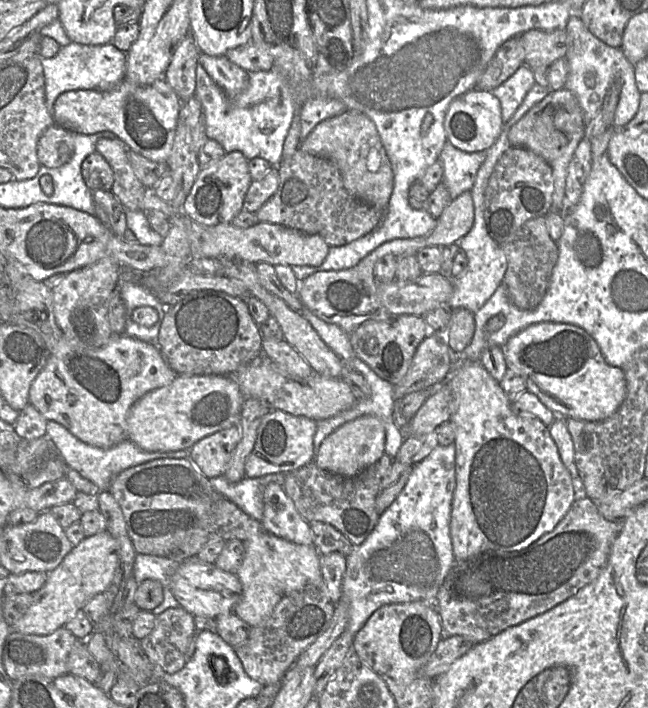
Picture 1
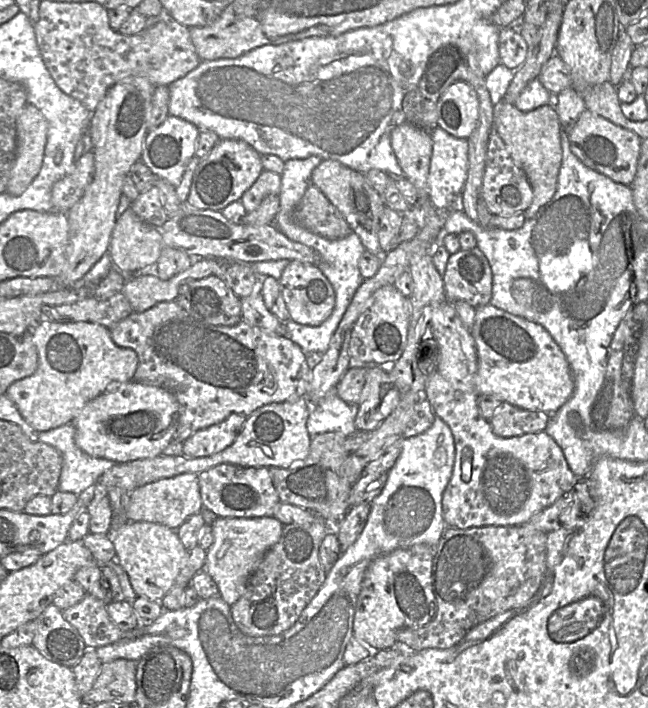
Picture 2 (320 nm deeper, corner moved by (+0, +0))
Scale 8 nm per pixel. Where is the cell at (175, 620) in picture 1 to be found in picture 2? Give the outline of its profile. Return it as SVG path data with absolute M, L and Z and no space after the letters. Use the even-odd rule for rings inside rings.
M90 594L61 612L65 620L77 629L86 648L99 648L136 635L135 631L119 629L110 619L106 603Z

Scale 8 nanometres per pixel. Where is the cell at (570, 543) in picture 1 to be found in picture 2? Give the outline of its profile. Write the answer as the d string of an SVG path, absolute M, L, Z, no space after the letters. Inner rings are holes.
M529 525L518 527L484 526L460 529L447 526L434 547L432 591L437 602L434 618L419 628L403 628L397 640L409 651L427 648L448 649L458 644L476 625L508 610L525 607L536 595L546 573L547 534Z

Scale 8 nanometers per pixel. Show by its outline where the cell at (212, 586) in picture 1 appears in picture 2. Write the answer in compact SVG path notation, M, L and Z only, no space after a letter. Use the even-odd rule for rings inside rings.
M129 521L115 533L109 533L109 538L115 547L116 561L127 572L137 597L161 601L188 562L189 550L181 543L177 530L159 523Z

